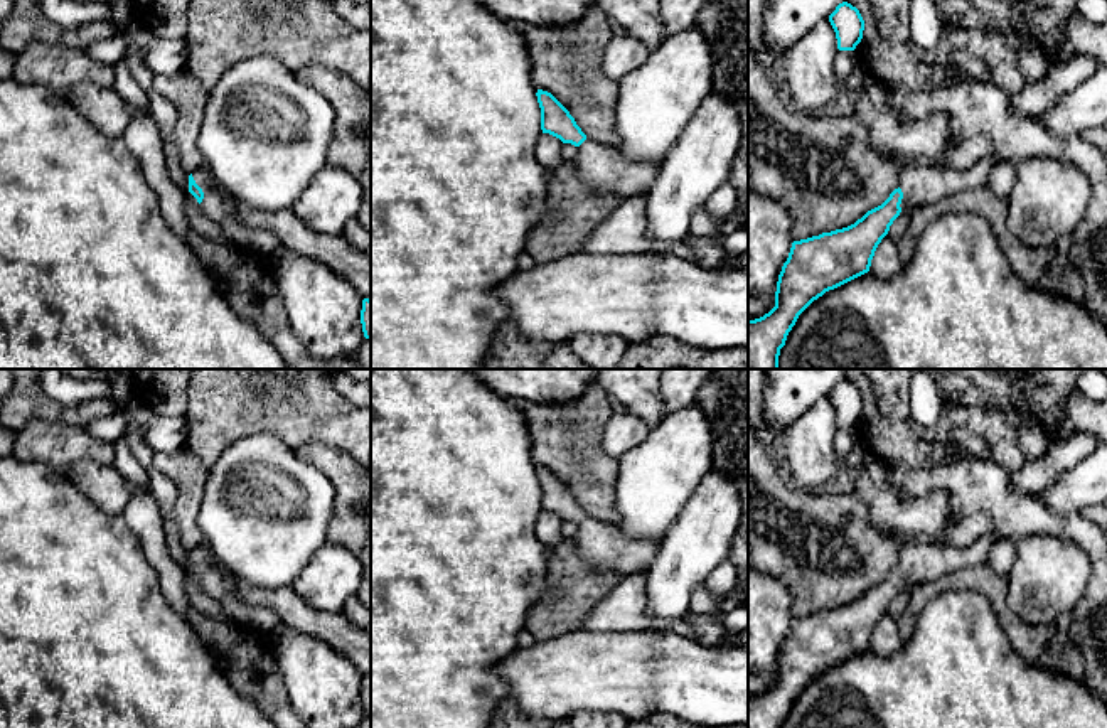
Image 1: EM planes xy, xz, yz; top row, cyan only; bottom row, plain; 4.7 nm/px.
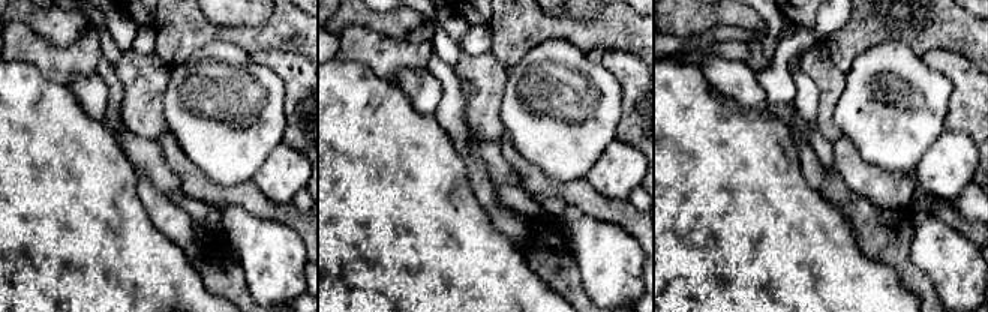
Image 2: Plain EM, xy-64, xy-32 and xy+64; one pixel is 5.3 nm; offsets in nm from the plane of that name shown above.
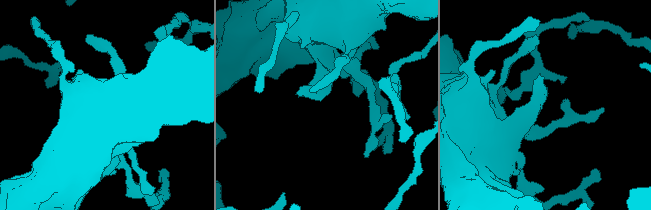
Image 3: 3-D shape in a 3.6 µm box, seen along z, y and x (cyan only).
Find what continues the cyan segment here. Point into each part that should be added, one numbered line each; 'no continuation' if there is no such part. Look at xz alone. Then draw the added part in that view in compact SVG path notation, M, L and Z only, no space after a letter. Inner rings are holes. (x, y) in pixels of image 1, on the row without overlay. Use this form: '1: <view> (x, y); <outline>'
1: xz (604, 545); M588 516L578 524L575 541L586 563L622 576L645 573L659 553L659 543L634 541L615 524Z

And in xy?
1: xy (218, 583); M206 544L197 546L192 554L204 570L202 590L222 605L233 622L263 632L271 632L280 624L280 617L271 608L246 603L236 595L233 575L221 566Z

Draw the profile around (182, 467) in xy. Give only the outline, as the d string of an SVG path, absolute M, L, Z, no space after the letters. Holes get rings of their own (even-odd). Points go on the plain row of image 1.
M187 445L175 452L155 453L153 465L177 487L172 517L179 531L180 544L184 549L194 551L197 546L204 544L197 516L207 482L207 468Z

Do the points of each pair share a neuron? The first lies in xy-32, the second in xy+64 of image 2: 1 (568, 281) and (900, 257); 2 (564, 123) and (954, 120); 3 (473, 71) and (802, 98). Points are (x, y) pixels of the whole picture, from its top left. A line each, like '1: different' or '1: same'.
1: same
2: different
3: different

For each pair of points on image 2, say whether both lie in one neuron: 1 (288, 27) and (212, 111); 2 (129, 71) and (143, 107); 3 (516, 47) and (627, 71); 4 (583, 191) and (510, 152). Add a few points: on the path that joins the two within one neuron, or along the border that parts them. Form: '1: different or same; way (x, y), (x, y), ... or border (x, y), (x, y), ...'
1: different; border (218, 41), (236, 44), (251, 54)
2: same; way (132, 80), (143, 90), (143, 98)
3: different; border (586, 53), (609, 50), (630, 51), (634, 56)
4: same; way (564, 191), (540, 185), (526, 171)

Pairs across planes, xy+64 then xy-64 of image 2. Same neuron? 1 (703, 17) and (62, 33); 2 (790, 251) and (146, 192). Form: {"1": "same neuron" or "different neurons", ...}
{"1": "same neuron", "2": "different neurons"}

